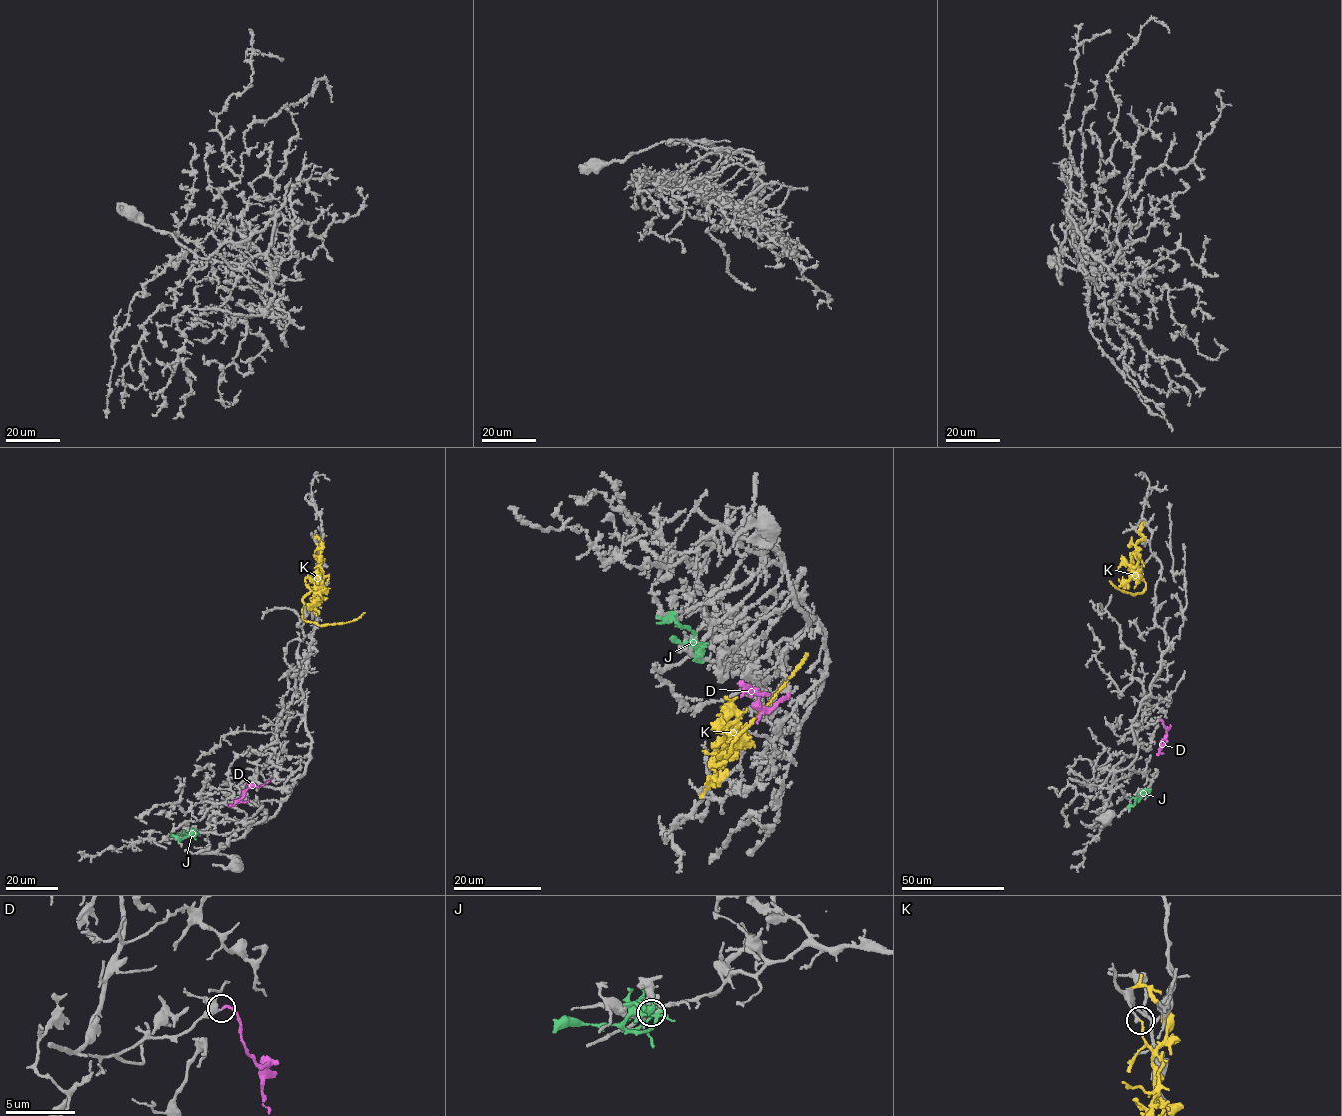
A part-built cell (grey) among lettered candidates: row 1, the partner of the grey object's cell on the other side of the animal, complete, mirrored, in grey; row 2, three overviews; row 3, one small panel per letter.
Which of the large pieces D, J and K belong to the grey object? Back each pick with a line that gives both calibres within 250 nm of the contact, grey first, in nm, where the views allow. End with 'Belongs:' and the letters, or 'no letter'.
D: Thickness 280 nm (grey) against 180 nm
Belongs: D

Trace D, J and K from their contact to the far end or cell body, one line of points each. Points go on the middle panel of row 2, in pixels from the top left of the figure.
D: (788, 693), (788, 697), (771, 708), (758, 706), (758, 693), (747, 686), (741, 697)
J: (702, 661), (695, 659), (702, 653), (699, 643), (692, 642), (691, 630), (680, 626), (671, 618), (656, 623)
K: (705, 784), (720, 780), (720, 758), (730, 747), (743, 748), (744, 734), (719, 757), (731, 752), (807, 653)

